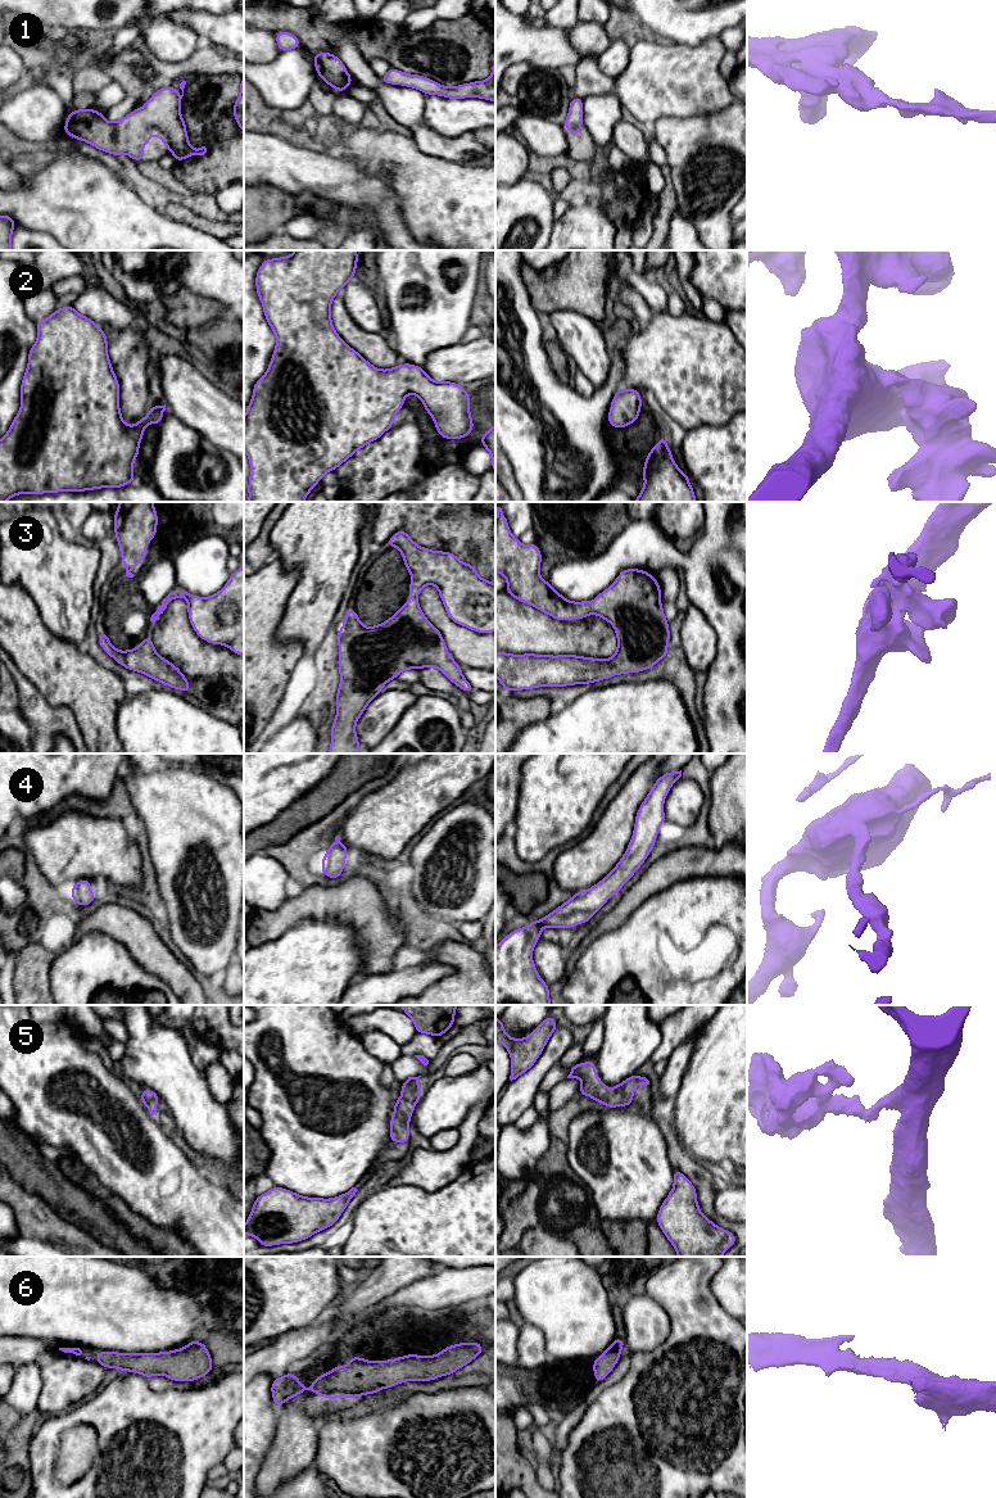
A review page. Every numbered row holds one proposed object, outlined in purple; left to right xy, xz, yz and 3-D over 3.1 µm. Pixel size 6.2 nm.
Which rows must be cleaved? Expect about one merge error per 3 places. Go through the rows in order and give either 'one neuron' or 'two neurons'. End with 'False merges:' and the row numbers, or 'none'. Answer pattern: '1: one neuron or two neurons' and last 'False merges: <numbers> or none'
1: one neuron
2: one neuron
3: one neuron
4: one neuron
5: one neuron
6: one neuron
False merges: none

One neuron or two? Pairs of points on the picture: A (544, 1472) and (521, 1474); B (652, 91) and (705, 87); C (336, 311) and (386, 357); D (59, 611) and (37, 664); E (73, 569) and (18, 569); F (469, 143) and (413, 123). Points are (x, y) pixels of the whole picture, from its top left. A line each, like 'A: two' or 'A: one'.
A: two
B: one
C: one
D: two
E: one
F: one

